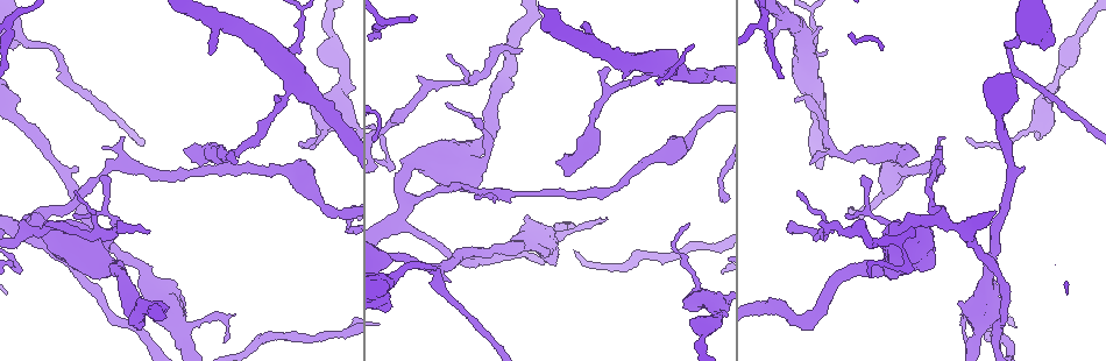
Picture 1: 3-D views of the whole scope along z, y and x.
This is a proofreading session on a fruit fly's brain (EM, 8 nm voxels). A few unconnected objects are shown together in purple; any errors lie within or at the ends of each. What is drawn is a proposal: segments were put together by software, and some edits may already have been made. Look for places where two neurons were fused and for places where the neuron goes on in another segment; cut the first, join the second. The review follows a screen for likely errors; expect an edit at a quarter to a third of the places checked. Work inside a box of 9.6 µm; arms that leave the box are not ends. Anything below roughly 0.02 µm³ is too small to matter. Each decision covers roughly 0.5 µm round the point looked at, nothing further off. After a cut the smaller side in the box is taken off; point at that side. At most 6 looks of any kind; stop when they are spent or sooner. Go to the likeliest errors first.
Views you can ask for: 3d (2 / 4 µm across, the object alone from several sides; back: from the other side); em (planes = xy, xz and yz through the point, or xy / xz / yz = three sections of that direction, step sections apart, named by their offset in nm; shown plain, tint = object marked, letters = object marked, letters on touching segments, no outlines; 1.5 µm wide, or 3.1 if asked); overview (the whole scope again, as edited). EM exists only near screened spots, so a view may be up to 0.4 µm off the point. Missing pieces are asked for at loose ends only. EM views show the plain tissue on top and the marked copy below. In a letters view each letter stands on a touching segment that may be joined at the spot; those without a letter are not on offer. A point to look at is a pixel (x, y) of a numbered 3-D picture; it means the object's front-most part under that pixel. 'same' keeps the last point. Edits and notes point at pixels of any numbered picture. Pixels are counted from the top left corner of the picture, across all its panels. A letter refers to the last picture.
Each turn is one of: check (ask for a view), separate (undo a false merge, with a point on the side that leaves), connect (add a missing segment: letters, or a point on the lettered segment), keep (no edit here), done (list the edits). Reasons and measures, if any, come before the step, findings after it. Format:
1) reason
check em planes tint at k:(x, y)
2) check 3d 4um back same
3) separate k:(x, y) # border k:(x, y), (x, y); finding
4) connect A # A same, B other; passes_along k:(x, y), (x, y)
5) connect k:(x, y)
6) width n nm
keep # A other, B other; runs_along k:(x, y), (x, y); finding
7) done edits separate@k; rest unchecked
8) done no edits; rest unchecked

thick turns thin
check 3d 4um at 1:(299, 47)

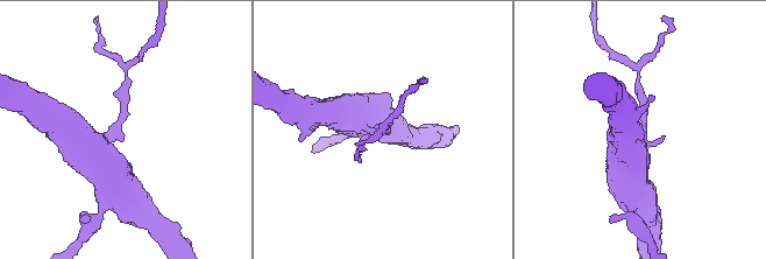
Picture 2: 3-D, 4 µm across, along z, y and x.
check em xz step 8 letters at 2:(117, 130)

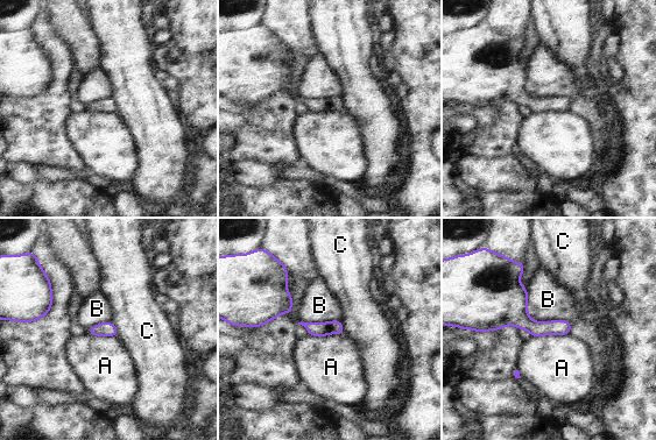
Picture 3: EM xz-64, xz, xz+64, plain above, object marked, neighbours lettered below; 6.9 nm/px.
check em planes letters same

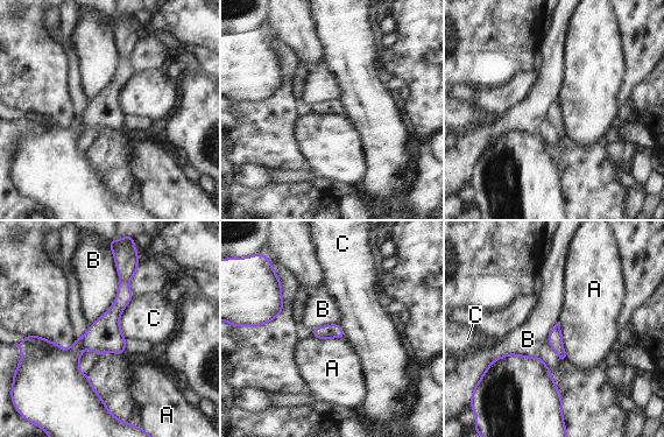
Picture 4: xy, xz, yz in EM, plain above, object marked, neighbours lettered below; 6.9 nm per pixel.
keep # A other, B other, C other; border 4:(559, 322), (563, 347), (567, 359); all the same neuron

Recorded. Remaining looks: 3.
thin end
check 3d 2um back at 1:(850, 214)

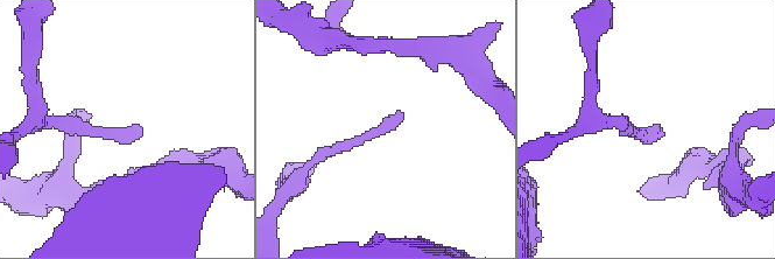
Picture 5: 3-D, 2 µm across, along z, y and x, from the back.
check em planes letters at 5:(140, 126)

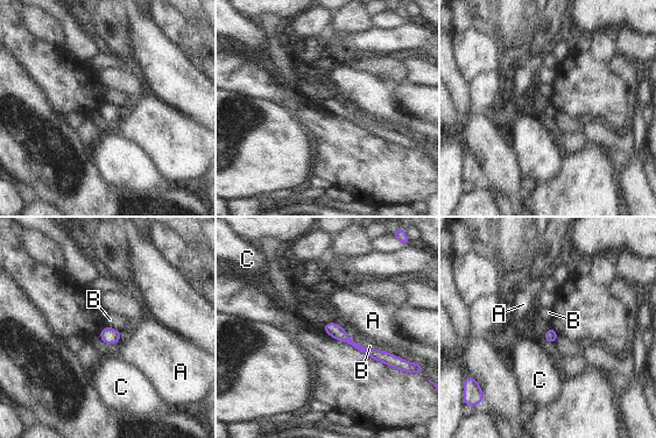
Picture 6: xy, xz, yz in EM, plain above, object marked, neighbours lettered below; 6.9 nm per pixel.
keep # A other, B other, C other; no lettered segment goes on from it

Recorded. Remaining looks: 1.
calibre changes
check em planes letters at 1:(686, 143)

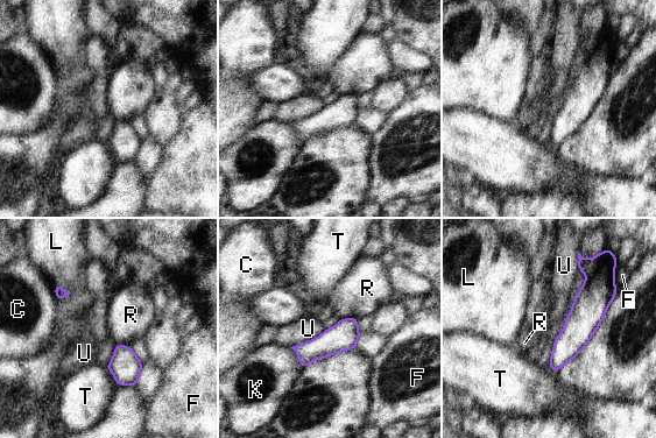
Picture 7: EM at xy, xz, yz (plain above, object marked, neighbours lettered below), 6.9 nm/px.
width 140 nm
keep # C other, F other, K other, L other, R other, T other, U other; border 7:(326, 329), (318, 336), (290, 347); continuous, no second neuron

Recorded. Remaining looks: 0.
done no edits; rest unchecked

